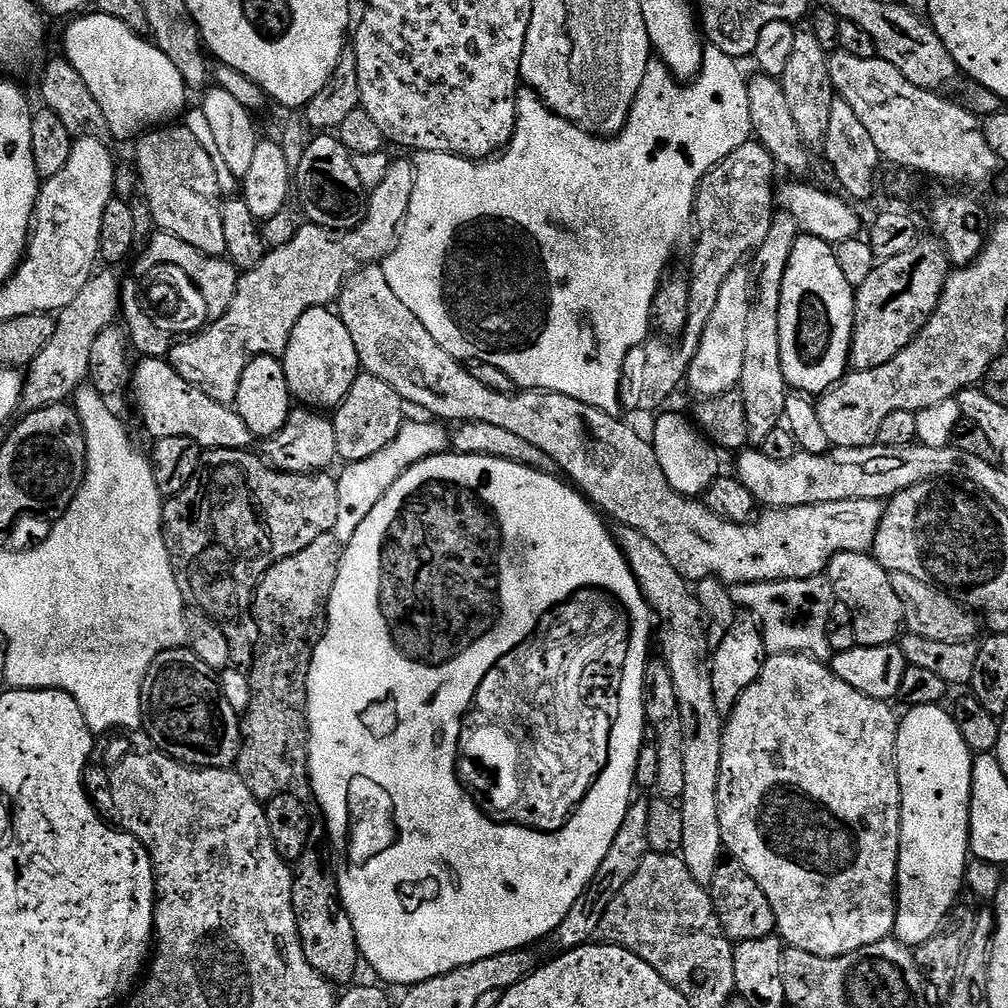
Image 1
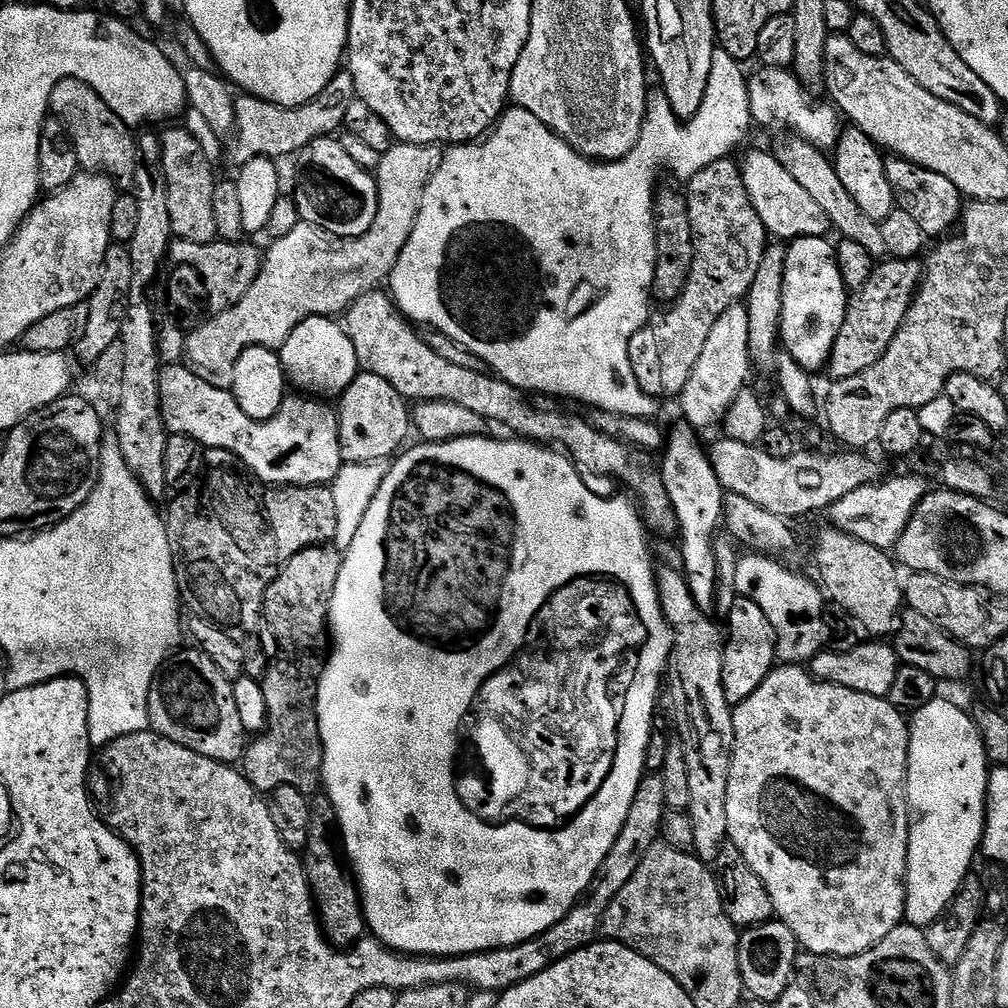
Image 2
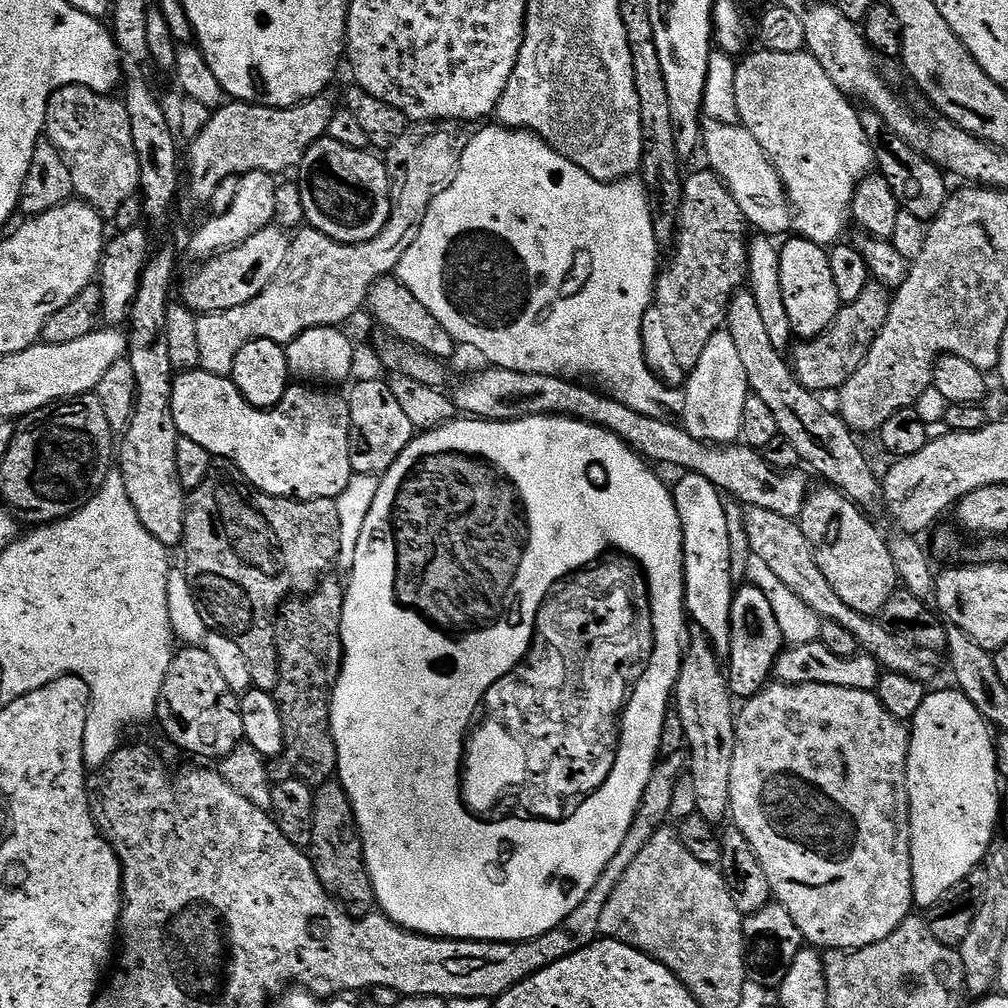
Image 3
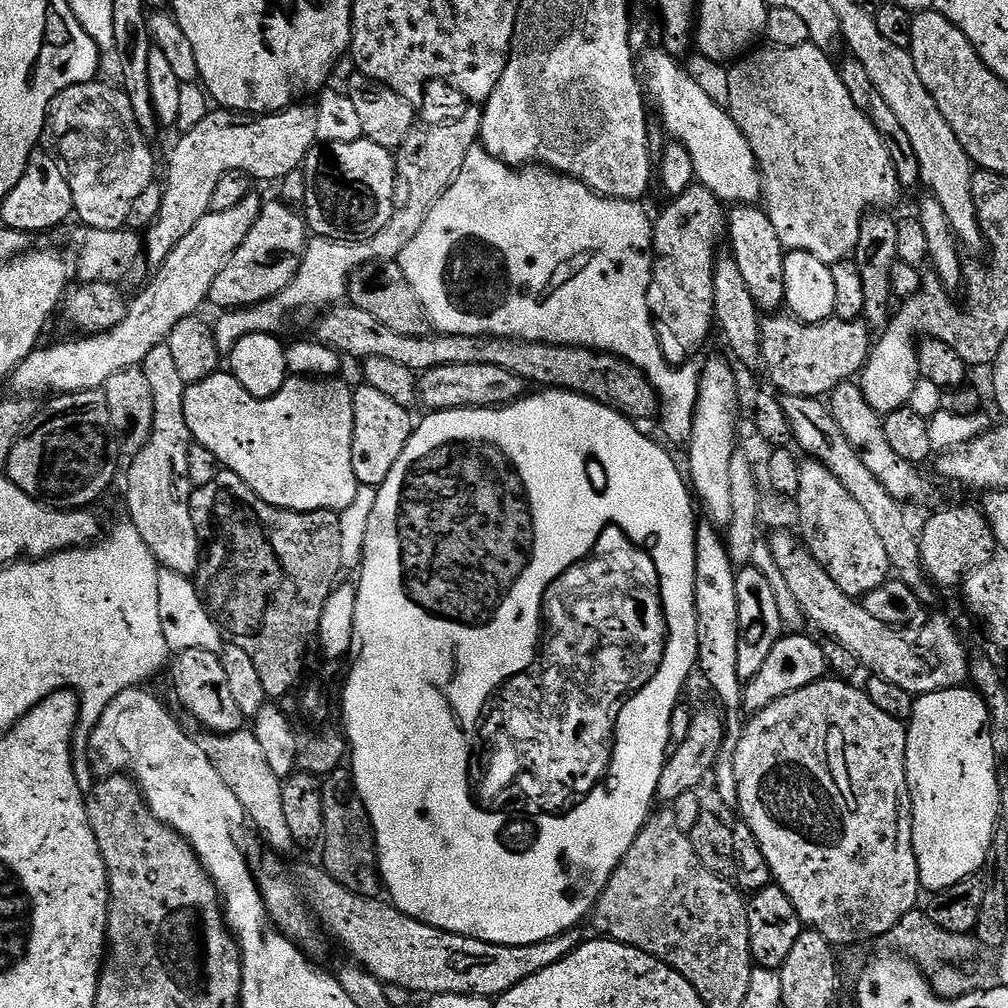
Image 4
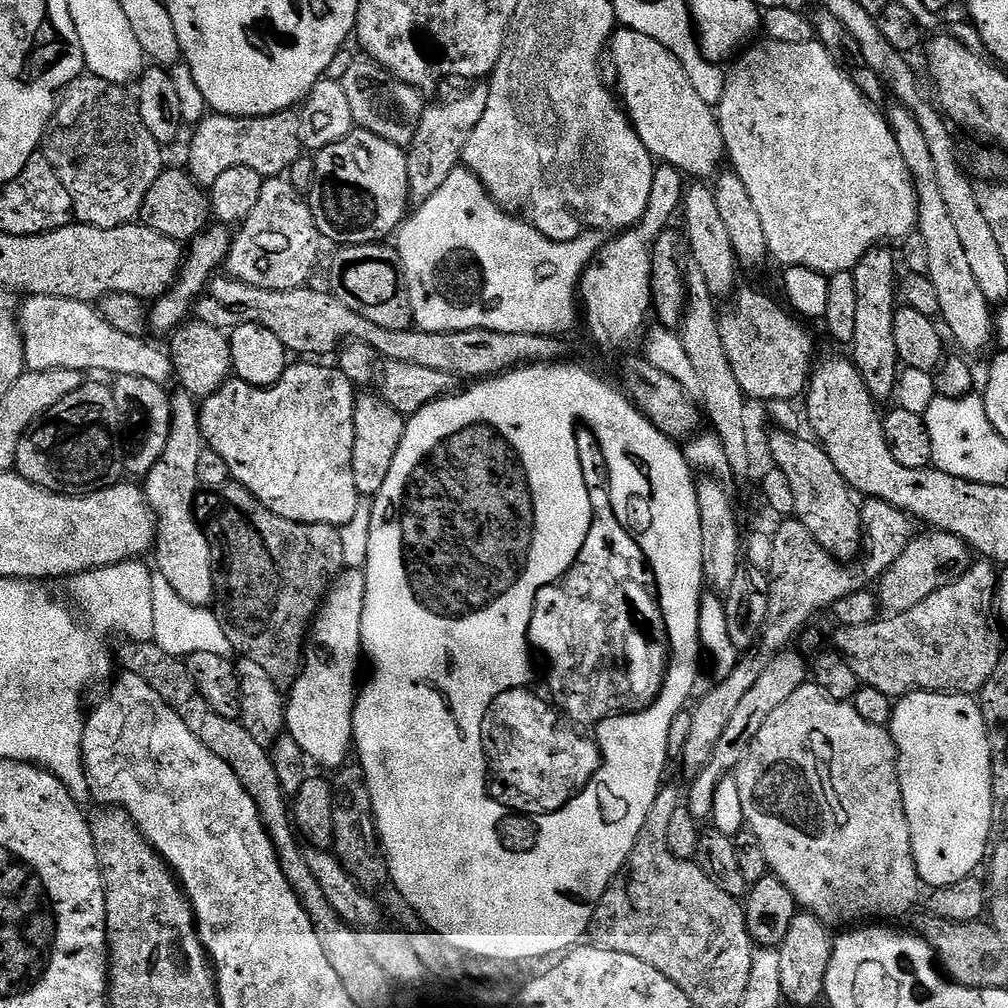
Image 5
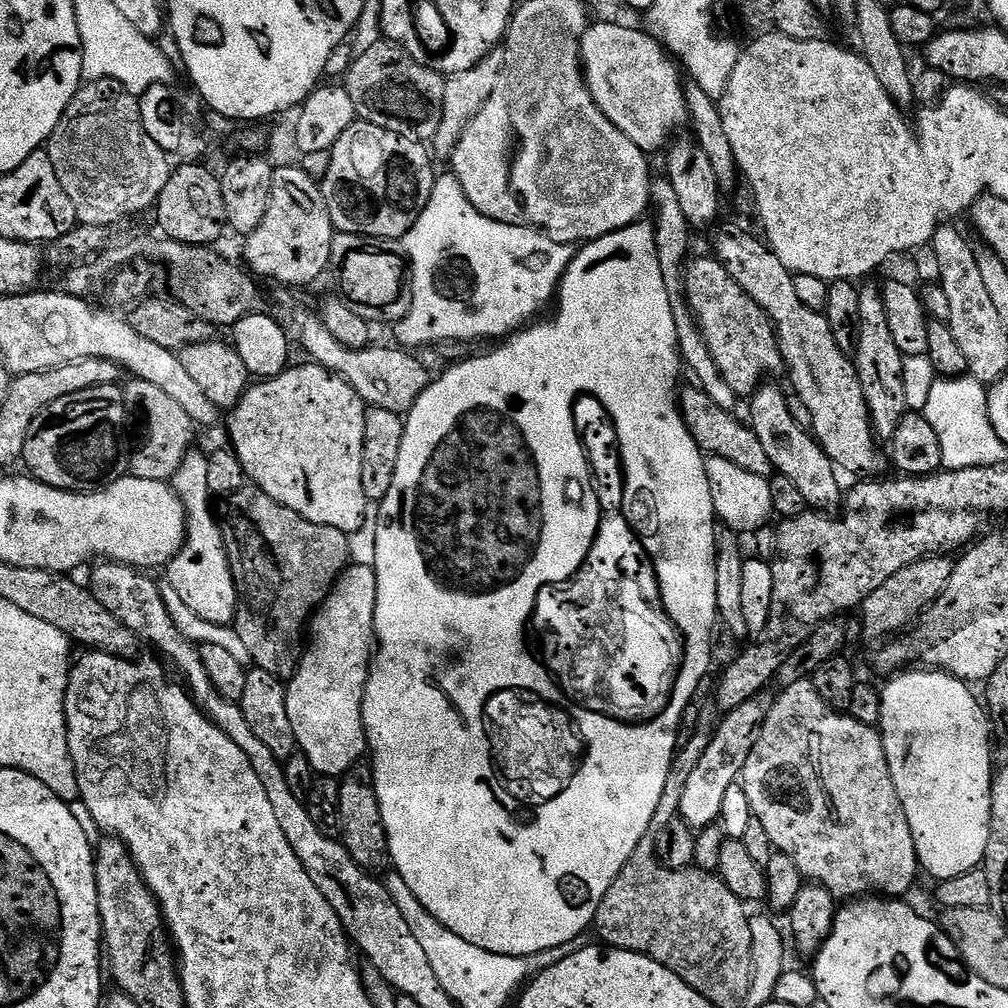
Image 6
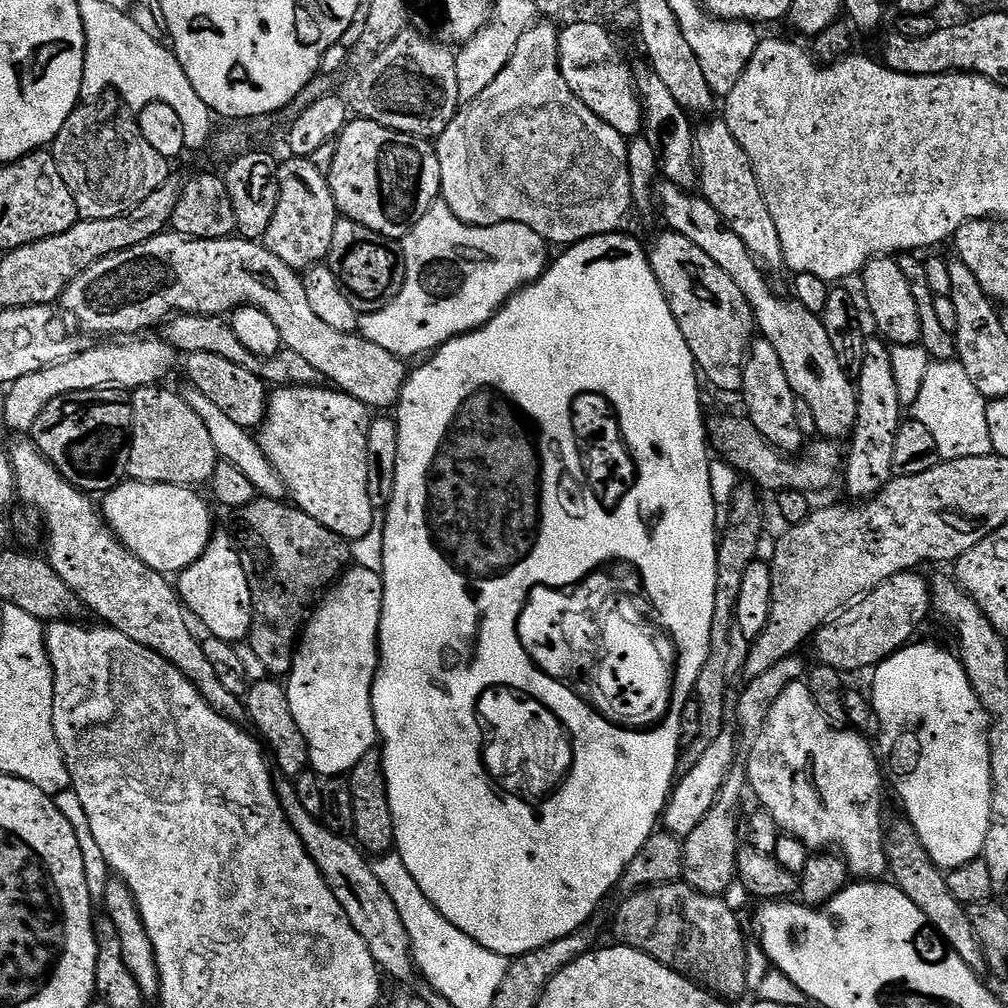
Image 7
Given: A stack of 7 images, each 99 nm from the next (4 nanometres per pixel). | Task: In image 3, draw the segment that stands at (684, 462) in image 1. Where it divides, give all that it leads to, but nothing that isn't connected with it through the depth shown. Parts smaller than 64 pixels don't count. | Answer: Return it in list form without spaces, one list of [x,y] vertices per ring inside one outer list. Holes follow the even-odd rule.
[[[685,473],[672,493],[683,532],[684,605],[697,628],[708,637],[718,656],[729,654],[730,610],[736,583],[731,578],[728,523],[725,501],[720,490],[708,478]]]

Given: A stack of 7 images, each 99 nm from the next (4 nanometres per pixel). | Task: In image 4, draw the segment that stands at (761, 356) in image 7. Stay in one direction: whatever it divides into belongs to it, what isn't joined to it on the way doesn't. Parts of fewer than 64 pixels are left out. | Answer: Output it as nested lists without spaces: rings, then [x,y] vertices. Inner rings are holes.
[[[805,459],[798,474],[798,494],[795,506],[801,511],[799,535],[804,545],[814,554],[814,558],[838,582],[838,590],[848,596],[862,598],[870,590],[878,590],[890,579],[892,563],[882,546],[882,538],[874,531],[870,517],[862,511],[862,506],[846,494],[846,486],[826,470],[818,461]]]

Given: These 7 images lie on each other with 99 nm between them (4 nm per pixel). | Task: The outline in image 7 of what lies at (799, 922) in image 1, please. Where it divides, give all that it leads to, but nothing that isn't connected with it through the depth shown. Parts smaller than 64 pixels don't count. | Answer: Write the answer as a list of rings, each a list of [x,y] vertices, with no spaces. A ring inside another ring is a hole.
[[[801,682],[782,690],[770,718],[766,718],[766,726],[751,744],[752,753],[746,763],[748,788],[760,799],[759,807],[778,822],[781,833],[798,838],[809,850],[838,850],[857,881],[876,882],[889,871],[884,820],[886,776],[877,749],[868,745],[869,737],[834,726],[818,710],[807,683]]]

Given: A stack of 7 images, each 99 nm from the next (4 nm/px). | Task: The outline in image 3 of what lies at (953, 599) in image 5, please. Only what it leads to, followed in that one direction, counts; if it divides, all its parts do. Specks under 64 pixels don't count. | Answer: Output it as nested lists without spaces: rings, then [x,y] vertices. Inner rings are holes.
[[[745,507],[744,522],[751,555],[762,558],[762,562],[770,566],[770,571],[785,586],[790,586],[790,590],[794,590],[794,594],[798,594],[798,598],[802,598],[802,602],[806,602],[810,610],[817,612],[821,620],[833,620],[838,622],[838,626],[846,626],[846,630],[854,634],[861,649],[873,656],[884,672],[897,672],[915,680],[931,681],[931,676],[936,672],[931,655],[913,650],[907,643],[901,642],[895,632],[885,628],[879,619],[858,614],[858,610],[850,610],[850,606],[846,606],[846,602],[842,602],[842,598],[834,594],[834,586],[830,586],[830,582],[826,582],[826,577],[822,575],[822,570],[818,570],[814,550],[810,542],[806,542],[806,534],[802,534],[796,520],[782,518],[782,514],[774,514],[774,510]]]

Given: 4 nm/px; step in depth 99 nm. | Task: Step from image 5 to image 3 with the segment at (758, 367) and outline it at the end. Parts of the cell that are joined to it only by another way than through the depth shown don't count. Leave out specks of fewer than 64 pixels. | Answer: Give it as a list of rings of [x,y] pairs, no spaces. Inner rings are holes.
[[[869,282],[857,300],[841,307],[832,325],[821,336],[815,340],[800,340],[791,349],[790,367],[797,382],[817,394],[825,394],[831,388],[832,391],[839,390],[852,377],[854,370],[862,366],[874,338],[878,338],[882,326],[886,326],[891,305],[889,289]]]

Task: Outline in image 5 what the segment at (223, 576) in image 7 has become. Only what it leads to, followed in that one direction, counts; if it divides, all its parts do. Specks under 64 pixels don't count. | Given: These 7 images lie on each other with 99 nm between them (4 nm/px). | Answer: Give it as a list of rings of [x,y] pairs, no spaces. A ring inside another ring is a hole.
[[[176,390],[172,397],[172,425],[170,438],[166,438],[166,450],[162,450],[162,458],[154,462],[148,475],[143,477],[144,496],[156,517],[156,552],[155,571],[186,602],[208,606],[216,595],[216,569],[212,563],[213,547],[207,531],[200,529],[196,521],[196,512],[192,507],[196,504],[196,492],[200,488],[198,482],[198,458],[204,449],[204,435],[200,429],[200,404],[197,397],[189,392]]]

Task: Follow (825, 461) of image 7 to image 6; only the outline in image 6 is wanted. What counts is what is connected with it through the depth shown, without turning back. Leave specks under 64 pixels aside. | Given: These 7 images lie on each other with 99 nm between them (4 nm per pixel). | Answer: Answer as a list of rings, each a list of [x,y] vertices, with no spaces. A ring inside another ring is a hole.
[[[699,386],[692,388],[681,387],[678,392],[680,415],[684,417],[684,424],[690,430],[694,442],[701,452],[708,456],[724,458],[732,462],[741,470],[749,474],[771,477],[774,469],[770,458],[766,458],[766,450],[762,450],[762,442],[758,442],[758,434],[747,423],[739,420],[738,415],[723,409],[708,397]]]

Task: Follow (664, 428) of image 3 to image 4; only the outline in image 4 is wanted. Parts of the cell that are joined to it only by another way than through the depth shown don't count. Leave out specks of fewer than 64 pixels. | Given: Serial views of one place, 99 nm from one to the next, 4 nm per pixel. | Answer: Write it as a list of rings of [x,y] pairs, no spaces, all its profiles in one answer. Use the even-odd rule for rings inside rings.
[[[475,364],[474,366],[438,366],[434,370],[426,370],[425,372],[421,372],[418,376],[418,400],[421,405],[423,403],[425,404],[425,409],[427,409],[428,412],[445,412],[446,410],[454,410],[455,408],[504,408],[507,404],[512,404],[515,400],[521,399],[526,392],[526,389],[524,388],[526,388],[526,382],[522,378],[518,378],[518,374],[510,374],[510,370],[502,370],[498,366],[486,366],[485,364]]]

